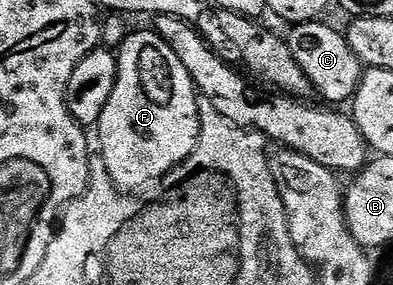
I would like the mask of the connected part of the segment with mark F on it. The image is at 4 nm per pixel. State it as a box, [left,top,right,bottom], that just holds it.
[96,31,200,195]

